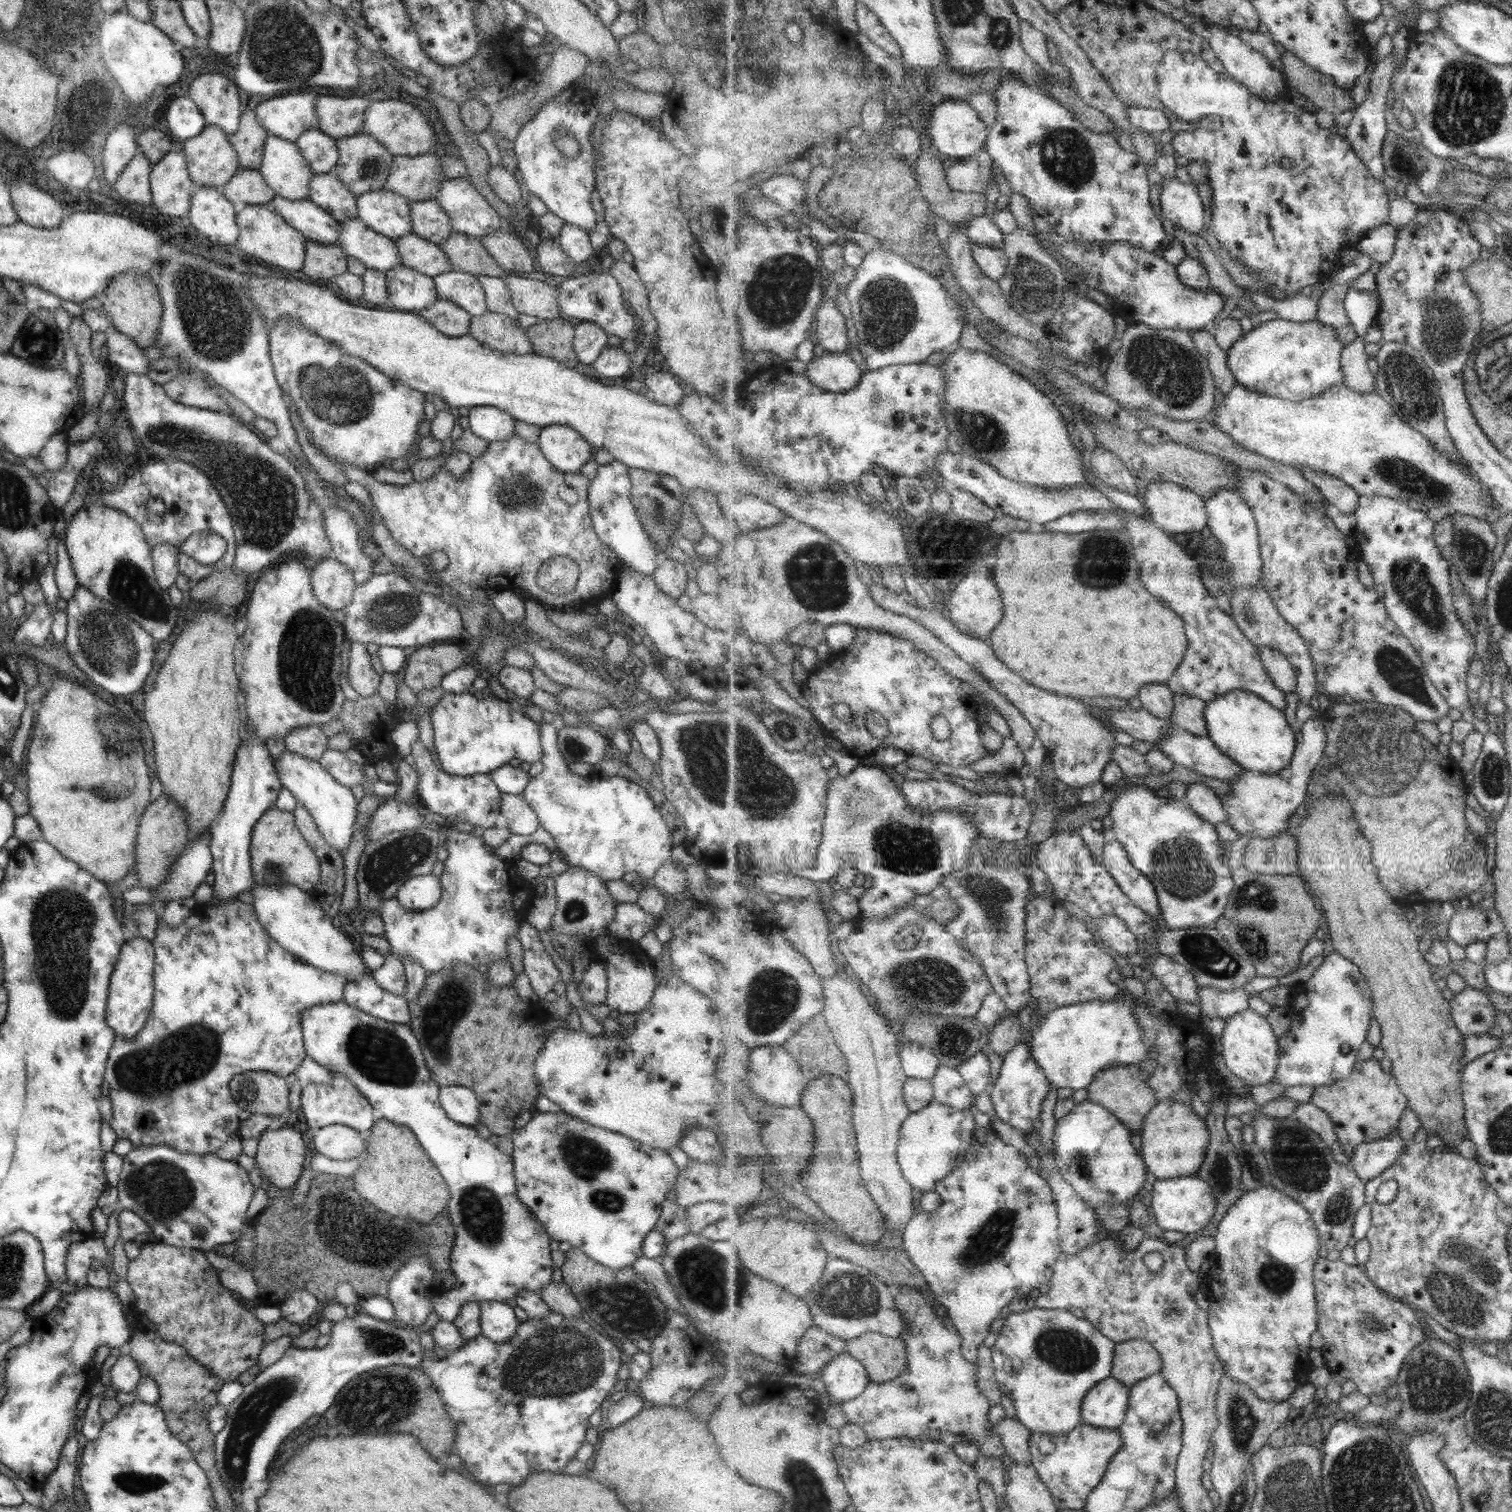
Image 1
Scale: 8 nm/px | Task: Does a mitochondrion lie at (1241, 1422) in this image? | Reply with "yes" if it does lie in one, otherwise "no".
yes

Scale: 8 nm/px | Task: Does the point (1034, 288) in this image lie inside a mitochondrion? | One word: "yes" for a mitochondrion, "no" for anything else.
yes

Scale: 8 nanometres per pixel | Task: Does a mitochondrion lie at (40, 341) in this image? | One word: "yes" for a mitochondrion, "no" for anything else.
yes

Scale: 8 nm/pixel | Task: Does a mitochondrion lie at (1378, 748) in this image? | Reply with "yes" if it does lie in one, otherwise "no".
yes

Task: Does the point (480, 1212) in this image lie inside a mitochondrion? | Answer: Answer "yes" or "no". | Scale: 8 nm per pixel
yes

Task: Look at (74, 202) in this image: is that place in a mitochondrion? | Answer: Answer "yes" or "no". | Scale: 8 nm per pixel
no

